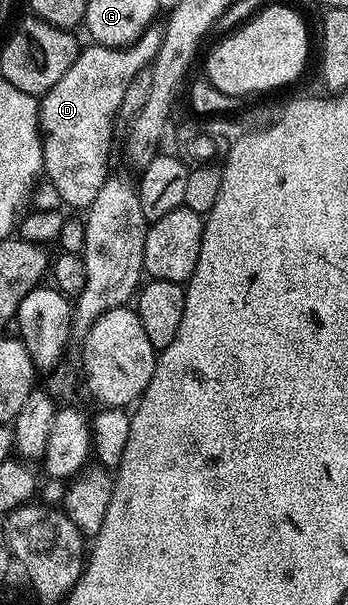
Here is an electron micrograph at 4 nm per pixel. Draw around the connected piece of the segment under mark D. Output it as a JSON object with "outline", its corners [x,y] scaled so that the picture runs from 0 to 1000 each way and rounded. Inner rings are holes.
{"outline":[[[454,45],[422,46],[399,66],[374,73],[368,79],[307,79],[296,73],[264,71],[261,79],[241,78],[227,93],[187,116],[175,136],[155,139],[118,162],[112,175],[112,215],[124,235],[124,284],[132,302],[164,307],[164,321],[175,321],[190,342],[259,344],[267,327],[279,327],[279,314],[313,294],[307,263],[319,258],[319,223],[330,218],[348,162],[359,162],[359,149],[371,136],[394,129],[411,112],[425,111],[457,88],[468,68],[466,51]]]}

